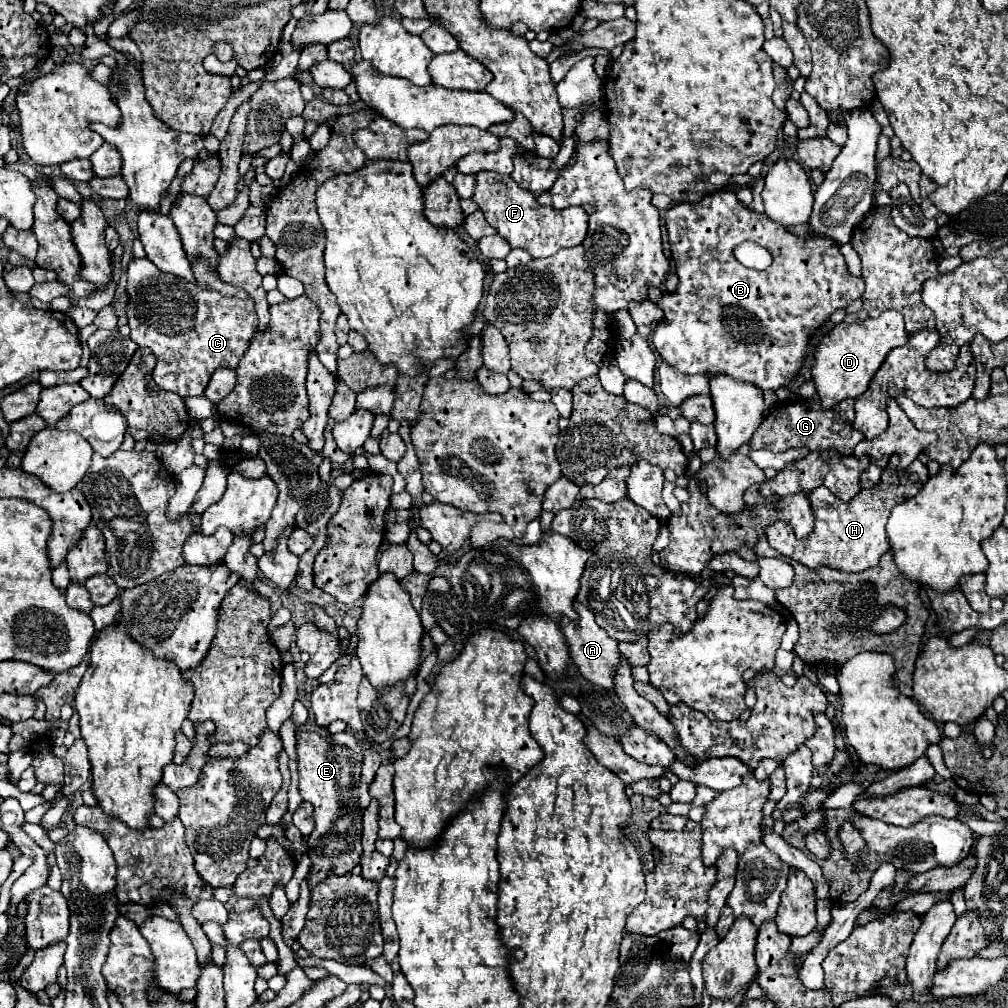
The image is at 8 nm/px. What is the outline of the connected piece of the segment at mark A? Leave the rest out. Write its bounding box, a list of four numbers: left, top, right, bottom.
[560,600,620,690]

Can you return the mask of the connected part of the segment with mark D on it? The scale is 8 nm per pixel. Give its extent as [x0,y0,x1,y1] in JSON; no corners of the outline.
[810,310,908,408]

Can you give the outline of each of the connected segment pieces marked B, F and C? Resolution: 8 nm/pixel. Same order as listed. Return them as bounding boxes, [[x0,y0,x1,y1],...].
[[652,190,864,390],[472,172,588,258],[124,258,258,398]]

